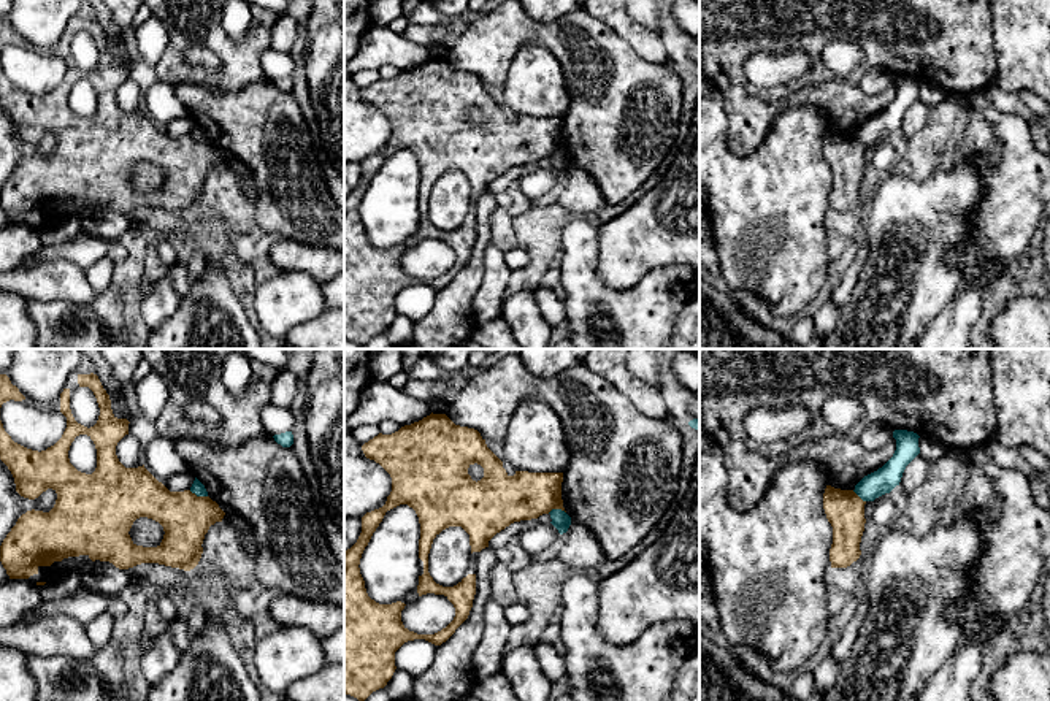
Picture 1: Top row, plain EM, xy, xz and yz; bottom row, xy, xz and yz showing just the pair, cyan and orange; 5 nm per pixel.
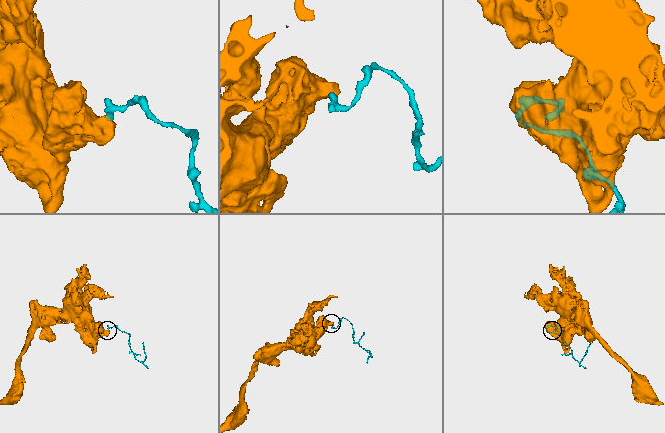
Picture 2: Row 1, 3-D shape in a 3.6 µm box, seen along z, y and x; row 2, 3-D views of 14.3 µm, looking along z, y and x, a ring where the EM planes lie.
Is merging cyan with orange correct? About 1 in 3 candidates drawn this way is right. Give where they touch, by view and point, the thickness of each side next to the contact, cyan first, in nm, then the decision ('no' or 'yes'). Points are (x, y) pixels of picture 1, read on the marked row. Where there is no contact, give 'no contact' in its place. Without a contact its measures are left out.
contact xy (199, 495); calibres 70 and 260 nm; no

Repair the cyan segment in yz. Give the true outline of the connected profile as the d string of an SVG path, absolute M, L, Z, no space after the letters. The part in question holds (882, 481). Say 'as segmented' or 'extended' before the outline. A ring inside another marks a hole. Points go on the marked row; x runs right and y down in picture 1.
as segmented | M895 430L896 450L893 457L877 471L864 476L856 485L855 493L863 501L874 501L876 498L890 493L899 485L906 466L920 454L918 435L907 430Z

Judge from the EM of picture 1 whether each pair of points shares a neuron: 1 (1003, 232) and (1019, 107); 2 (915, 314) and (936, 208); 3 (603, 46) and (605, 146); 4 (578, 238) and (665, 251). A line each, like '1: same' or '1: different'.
1: different
2: same
3: same
4: different

